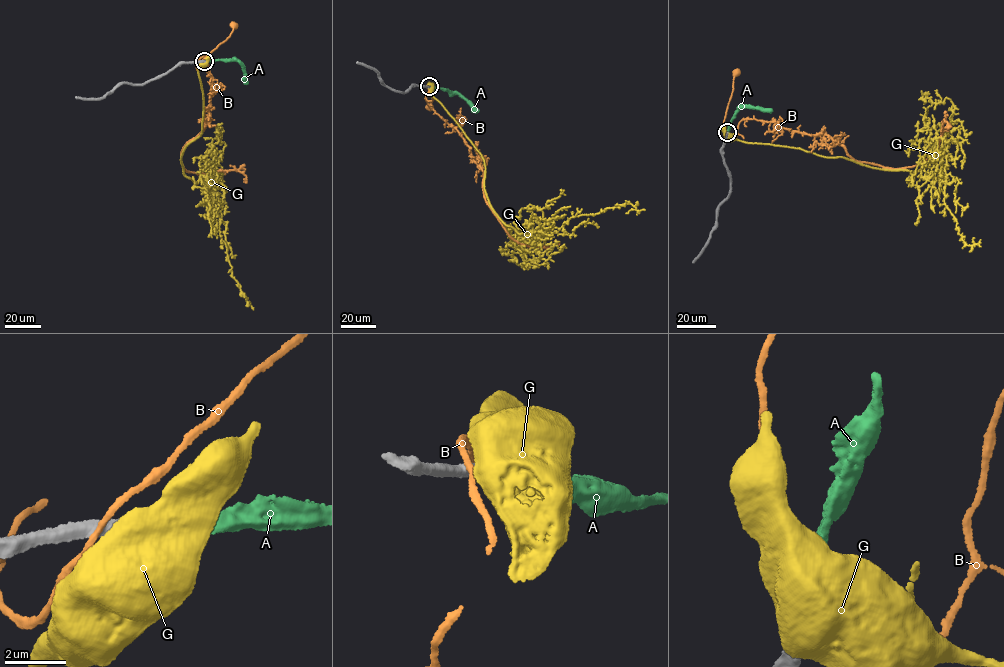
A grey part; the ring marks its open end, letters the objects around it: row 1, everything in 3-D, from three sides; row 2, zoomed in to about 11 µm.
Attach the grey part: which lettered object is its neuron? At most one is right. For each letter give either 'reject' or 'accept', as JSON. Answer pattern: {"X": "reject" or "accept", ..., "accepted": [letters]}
{"A": "accept", "B": "reject", "G": "reject", "accepted": ["A"]}

